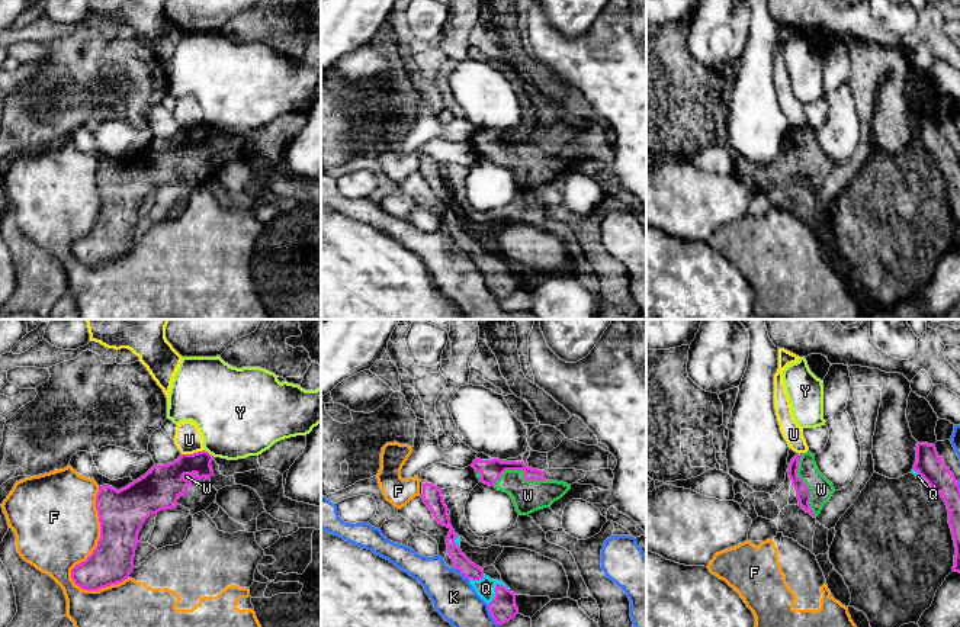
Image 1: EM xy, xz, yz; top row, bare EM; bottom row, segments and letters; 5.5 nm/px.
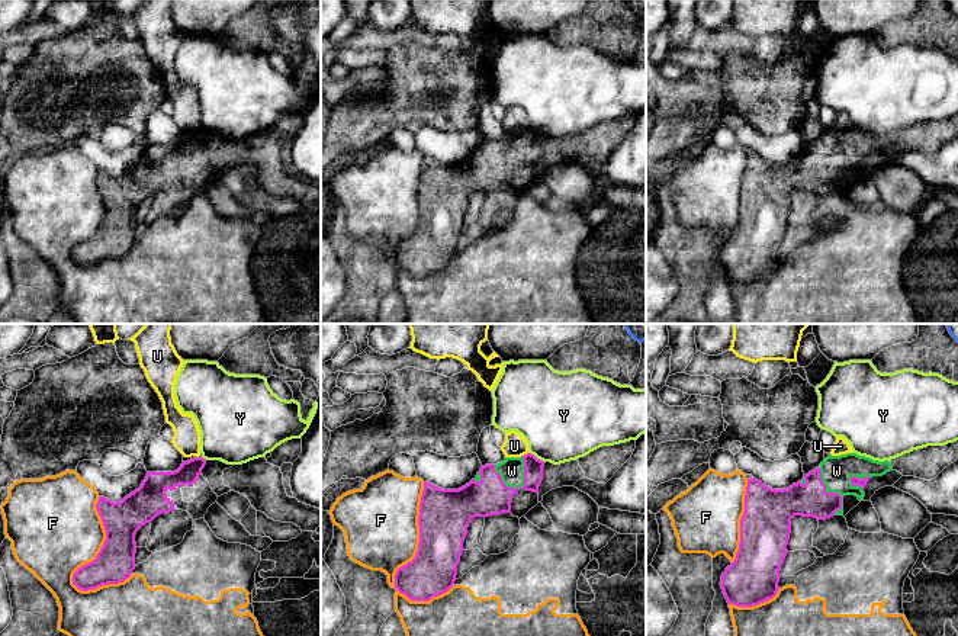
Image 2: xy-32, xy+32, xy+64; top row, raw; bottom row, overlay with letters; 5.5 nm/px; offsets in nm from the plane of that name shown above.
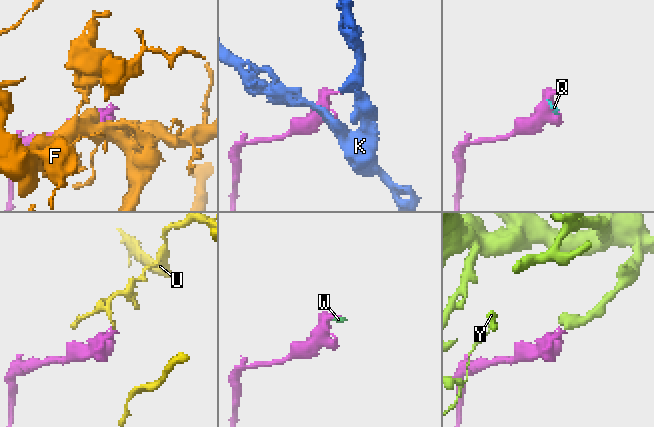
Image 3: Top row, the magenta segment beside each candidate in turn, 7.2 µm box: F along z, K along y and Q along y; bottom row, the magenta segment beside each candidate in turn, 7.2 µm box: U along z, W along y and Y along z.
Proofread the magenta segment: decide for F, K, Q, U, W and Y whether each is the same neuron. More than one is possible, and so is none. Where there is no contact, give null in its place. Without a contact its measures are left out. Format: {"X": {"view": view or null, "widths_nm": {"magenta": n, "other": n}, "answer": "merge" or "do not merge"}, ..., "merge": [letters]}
{"F": {"view": "xy", "widths_nm": {"magenta": 260, "other": 460}, "answer": "do not merge"}, "K": {"view": "xz", "widths_nm": {"magenta": 150, "other": 240}, "answer": "do not merge"}, "Q": {"view": "xz", "widths_nm": {"magenta": 150, "other": 110}, "answer": "merge"}, "U": {"view": "xy", "widths_nm": {"magenta": 220, "other": 150}, "answer": "do not merge"}, "W": {"view": "yz", "widths_nm": {"magenta": 80, "other": 130}, "answer": "merge"}, "Y": {"view": "xy", "widths_nm": {"magenta": 140, "other": 440}, "answer": "do not merge"}, "merge": ["Q", "W"]}

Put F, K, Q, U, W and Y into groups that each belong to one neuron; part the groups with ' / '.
F / K / Q W / U / Y

